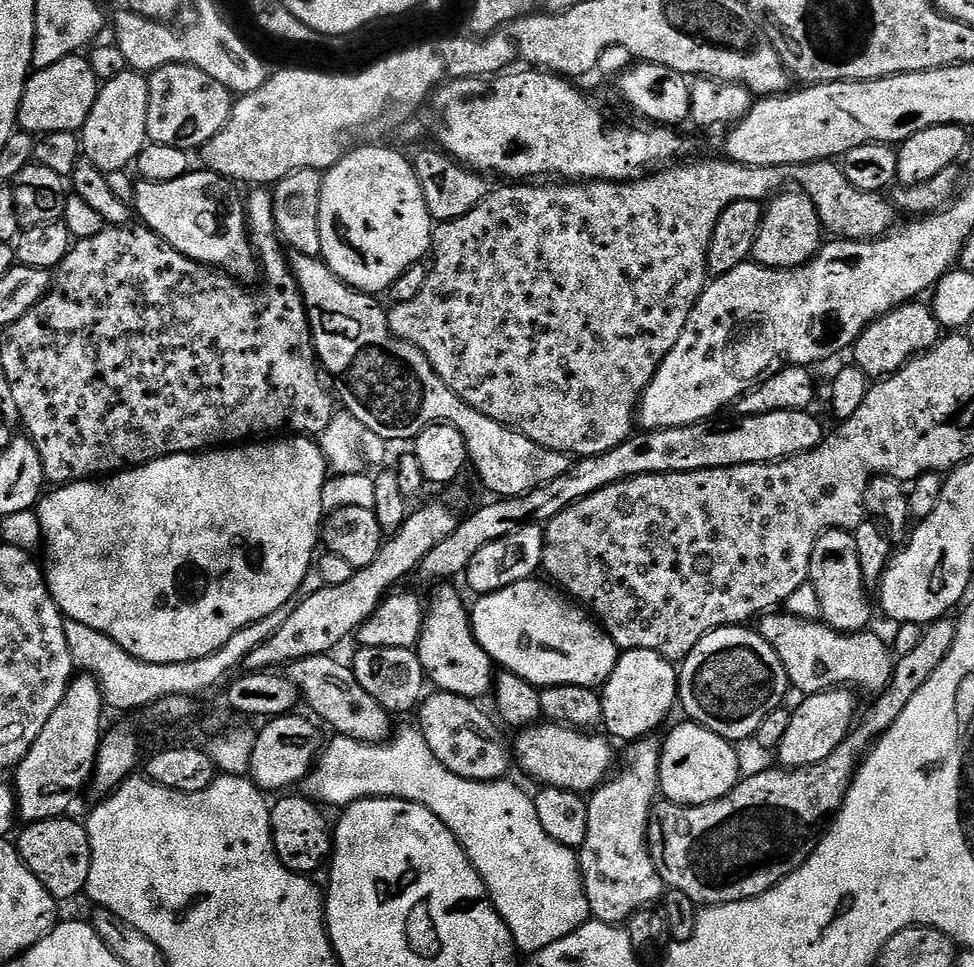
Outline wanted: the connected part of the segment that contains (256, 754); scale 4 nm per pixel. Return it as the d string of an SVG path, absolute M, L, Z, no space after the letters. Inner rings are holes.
M289 714L273 716L259 733L255 733L252 741L252 766L250 779L257 788L265 793L283 793L292 790L299 780L307 781L314 768L314 761L322 748L317 721L307 715ZM308 719L308 720L307 720ZM284 788L284 789L283 789Z

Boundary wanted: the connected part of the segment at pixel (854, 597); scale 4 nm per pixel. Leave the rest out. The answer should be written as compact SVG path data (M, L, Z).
M836 529L828 531L826 535L815 543L814 550L811 552L810 574L808 575L809 584L814 586L814 592L818 597L819 608L823 623L836 632L862 632L871 624L870 618L872 610L866 600L867 585L862 578L862 570L858 561L857 540L853 533L847 529Z

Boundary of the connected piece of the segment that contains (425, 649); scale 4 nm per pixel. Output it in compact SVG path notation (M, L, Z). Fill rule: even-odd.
M441 583L435 589L437 592L427 597L424 625L414 651L433 689L479 701L480 696L487 697L492 691L494 661L482 650L478 638L474 638L469 605L464 605L459 590L452 587L456 586Z

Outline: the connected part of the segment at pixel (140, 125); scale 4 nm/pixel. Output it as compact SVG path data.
M125 70L103 81L94 110L90 110L90 118L86 118L78 133L83 159L105 174L124 172L127 164L128 167L135 165L138 154L149 143L146 126L149 106L150 90L145 73Z

